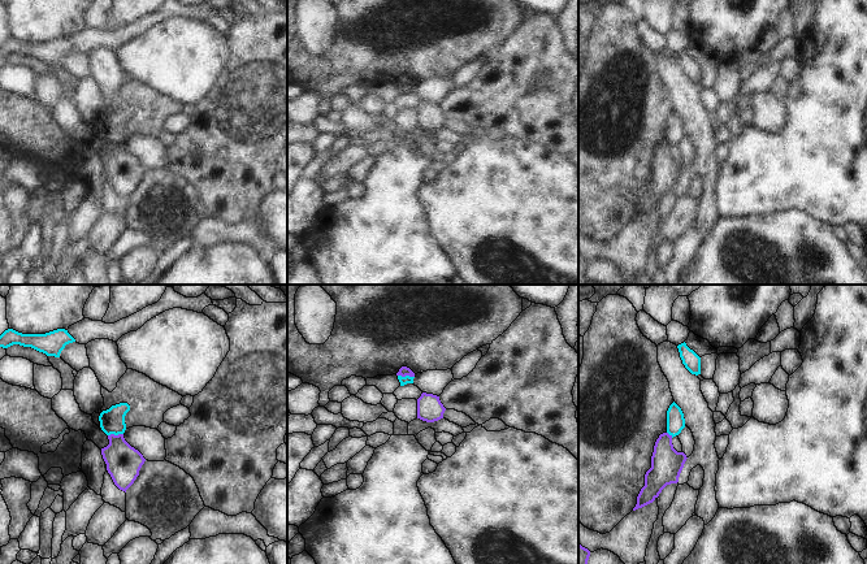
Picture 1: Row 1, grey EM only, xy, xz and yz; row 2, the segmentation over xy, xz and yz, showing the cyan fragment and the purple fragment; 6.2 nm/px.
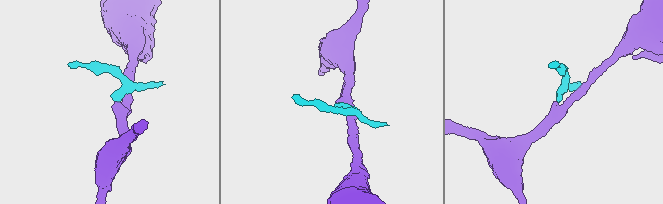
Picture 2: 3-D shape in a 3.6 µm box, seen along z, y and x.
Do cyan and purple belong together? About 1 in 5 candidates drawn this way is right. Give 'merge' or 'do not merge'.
do not merge

